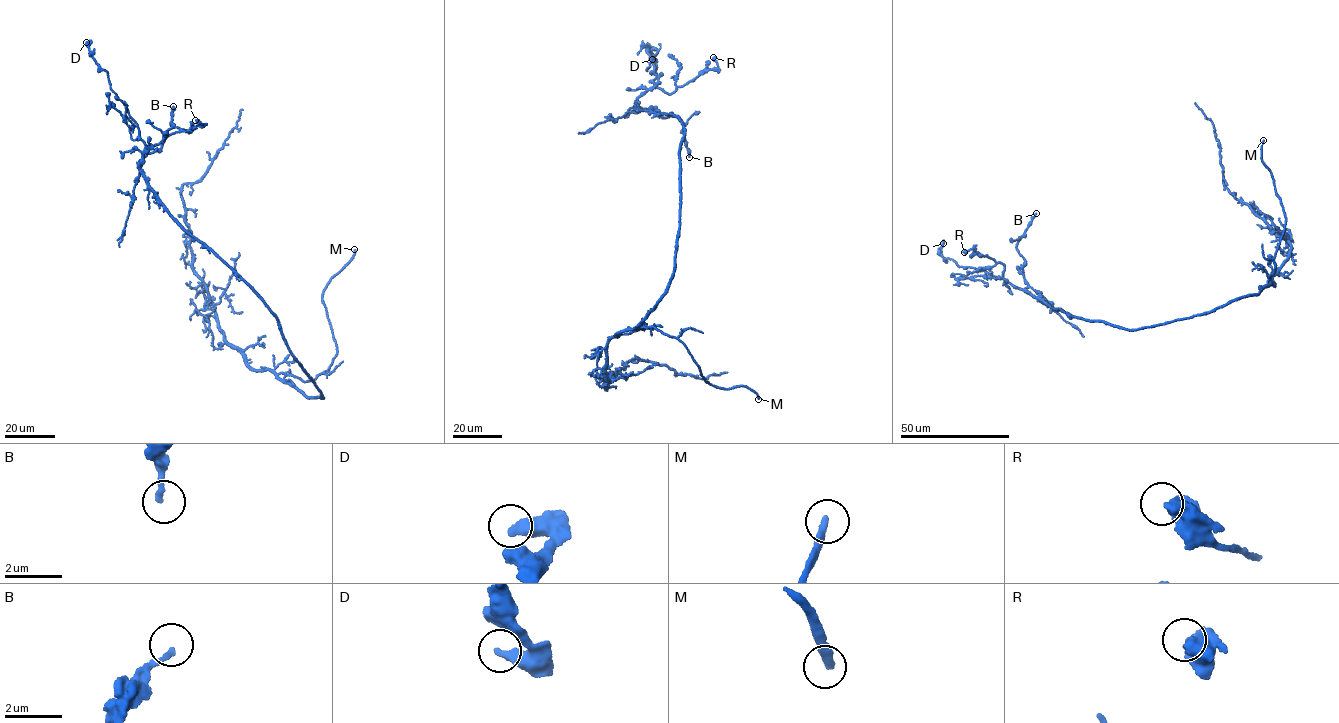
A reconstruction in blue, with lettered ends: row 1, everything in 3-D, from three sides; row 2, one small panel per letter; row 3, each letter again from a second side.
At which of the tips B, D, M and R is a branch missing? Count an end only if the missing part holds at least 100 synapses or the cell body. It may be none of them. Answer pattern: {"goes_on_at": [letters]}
{"goes_on_at": ["M"]}

